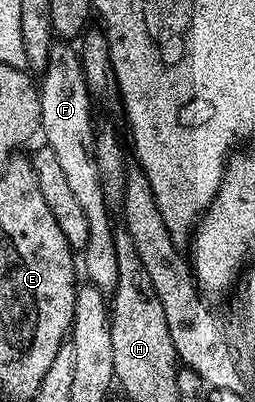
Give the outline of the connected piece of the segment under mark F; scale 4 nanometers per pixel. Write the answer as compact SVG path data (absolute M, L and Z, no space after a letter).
M53 43L50 47L50 55L46 67L42 70L38 77L38 88L40 91L40 129L42 130L43 144L50 147L50 151L54 151L55 157L58 159L59 166L62 167L62 176L66 179L66 183L70 187L74 200L82 207L83 214L86 215L86 223L88 224L88 242L82 251L84 257L84 265L82 261L82 269L88 272L87 280L91 284L97 285L104 294L111 294L118 283L118 255L114 255L114 239L116 233L112 229L112 221L108 218L110 206L102 191L102 183L98 175L98 167L96 166L96 131L97 126L92 125L91 103L94 103L92 95L88 92L88 84L84 79L84 72L80 63L79 52L75 48L72 49L68 43Z

